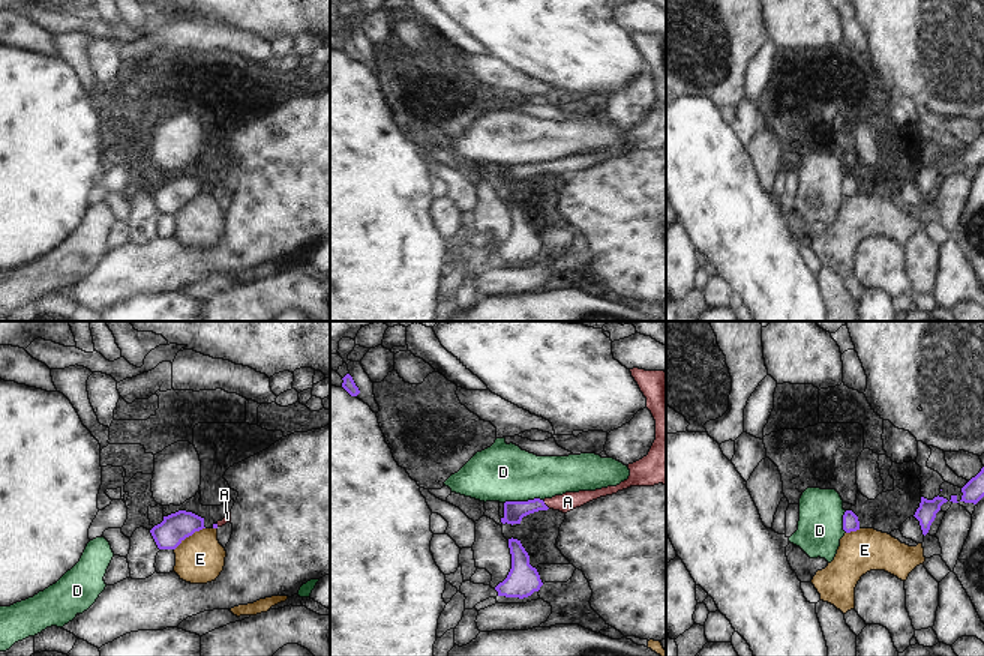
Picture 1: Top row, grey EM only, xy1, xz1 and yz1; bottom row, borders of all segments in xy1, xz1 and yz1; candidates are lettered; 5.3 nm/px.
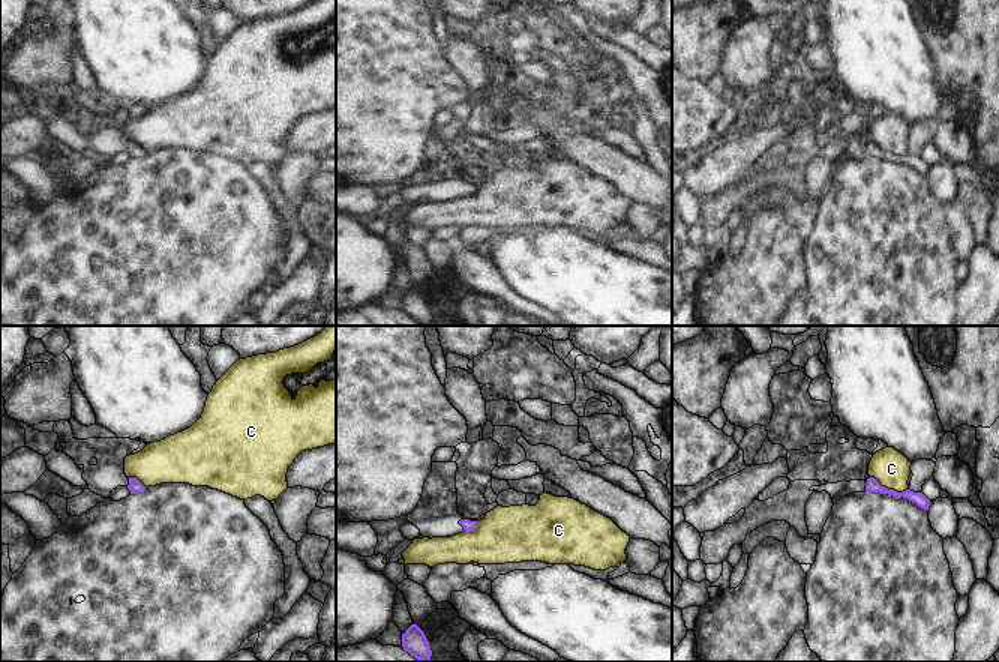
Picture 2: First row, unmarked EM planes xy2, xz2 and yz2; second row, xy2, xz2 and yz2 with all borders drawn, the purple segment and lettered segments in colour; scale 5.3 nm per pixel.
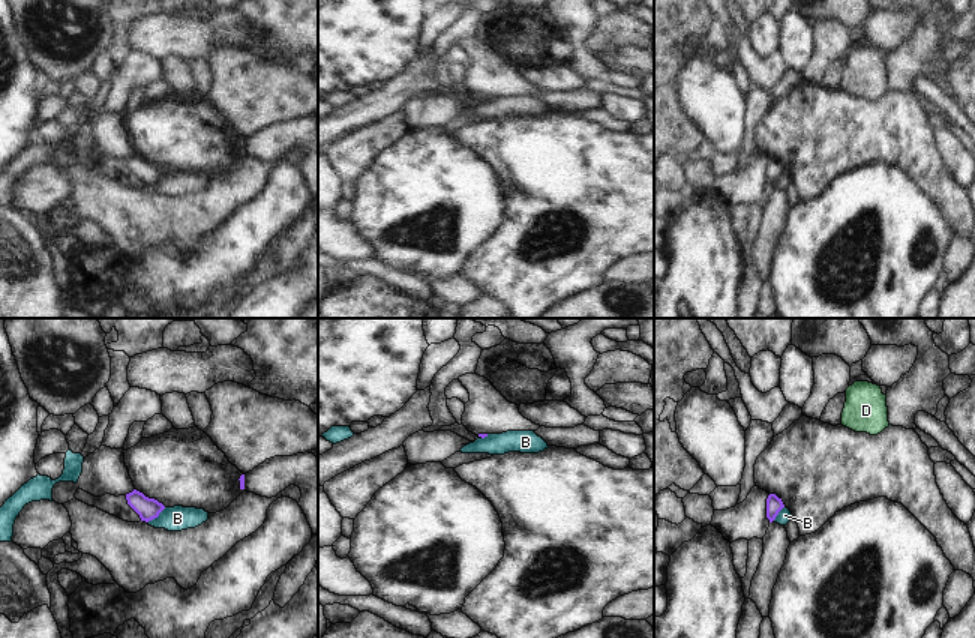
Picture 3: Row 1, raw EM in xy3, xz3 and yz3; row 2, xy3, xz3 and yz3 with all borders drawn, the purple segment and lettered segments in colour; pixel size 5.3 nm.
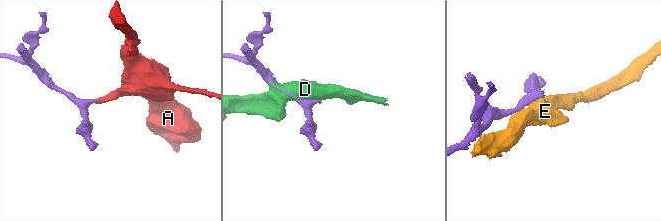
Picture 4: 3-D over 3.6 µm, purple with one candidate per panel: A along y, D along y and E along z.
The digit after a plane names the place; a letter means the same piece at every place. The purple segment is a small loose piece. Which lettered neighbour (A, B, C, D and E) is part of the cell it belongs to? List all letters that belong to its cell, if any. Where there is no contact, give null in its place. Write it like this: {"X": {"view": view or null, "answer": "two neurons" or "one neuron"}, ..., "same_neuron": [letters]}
{"A": {"view": "xz1", "answer": "one neuron"}, "B": {"view": "xy3", "answer": "two neurons"}, "C": {"view": "yz2", "answer": "two neurons"}, "D": {"view": "xz1", "answer": "two neurons"}, "E": {"view": "xy1", "answer": "two neurons"}, "same_neuron": ["A"]}

